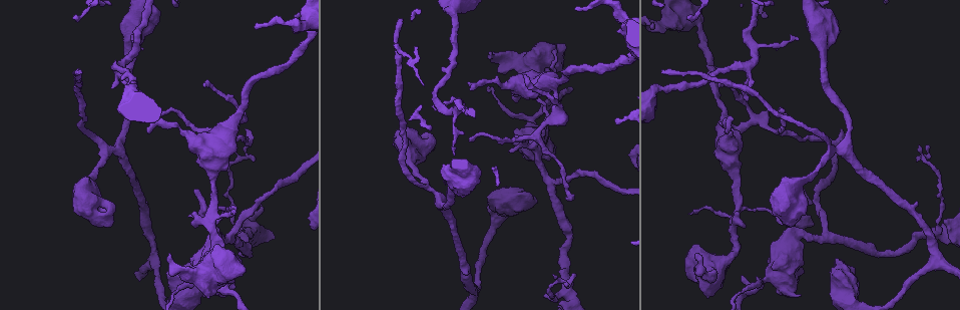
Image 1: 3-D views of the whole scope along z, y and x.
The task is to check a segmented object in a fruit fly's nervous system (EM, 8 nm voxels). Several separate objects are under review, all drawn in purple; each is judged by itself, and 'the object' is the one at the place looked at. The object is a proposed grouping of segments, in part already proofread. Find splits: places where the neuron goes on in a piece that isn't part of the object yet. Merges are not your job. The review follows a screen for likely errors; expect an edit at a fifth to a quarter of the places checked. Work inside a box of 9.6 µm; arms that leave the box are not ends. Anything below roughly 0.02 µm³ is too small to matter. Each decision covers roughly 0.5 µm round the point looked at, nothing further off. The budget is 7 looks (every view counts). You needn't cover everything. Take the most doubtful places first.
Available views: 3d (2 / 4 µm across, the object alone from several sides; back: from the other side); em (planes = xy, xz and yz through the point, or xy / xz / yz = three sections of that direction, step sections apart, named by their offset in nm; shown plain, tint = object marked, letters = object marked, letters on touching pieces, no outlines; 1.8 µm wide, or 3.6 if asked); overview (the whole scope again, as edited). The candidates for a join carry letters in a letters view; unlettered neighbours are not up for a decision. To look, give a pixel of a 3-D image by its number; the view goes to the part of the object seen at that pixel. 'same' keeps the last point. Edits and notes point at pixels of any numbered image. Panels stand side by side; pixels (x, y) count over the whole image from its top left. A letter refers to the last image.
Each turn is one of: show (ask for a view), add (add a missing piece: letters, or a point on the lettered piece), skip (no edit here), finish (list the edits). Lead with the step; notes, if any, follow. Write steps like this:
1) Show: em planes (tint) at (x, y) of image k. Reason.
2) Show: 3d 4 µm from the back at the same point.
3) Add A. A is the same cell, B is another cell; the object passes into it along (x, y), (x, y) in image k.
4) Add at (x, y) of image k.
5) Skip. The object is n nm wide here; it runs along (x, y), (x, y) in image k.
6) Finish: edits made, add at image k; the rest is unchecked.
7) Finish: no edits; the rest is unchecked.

Show: 3d 4 µm at (217, 207) of image 1. Two arms in line, one across.

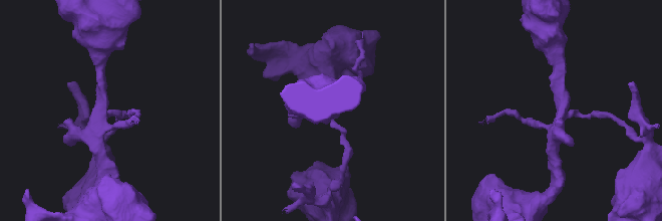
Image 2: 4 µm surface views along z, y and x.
Show: em planes (letters) at (331, 120) of image 2.

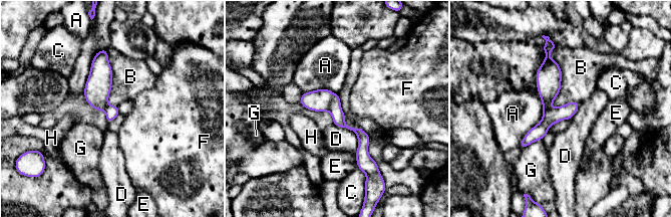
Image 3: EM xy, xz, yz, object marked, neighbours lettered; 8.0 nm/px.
Skip. A, B, C, D, E, F, G and H are other cells; a border runs along (556, 46), (551, 109) in image 3; no lettered piece goes on from it.

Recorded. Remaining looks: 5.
Show: 3d 4 µm at (79, 72) of image 1. Tapers out.

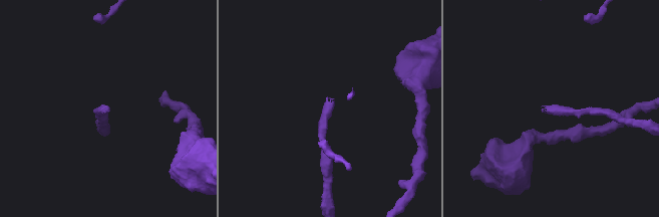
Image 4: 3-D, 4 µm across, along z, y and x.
Show: em planes (letters) at (543, 109) of image 4. Need the tissue.

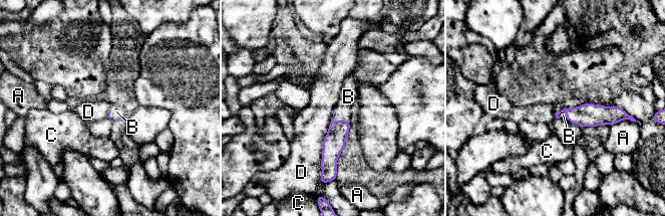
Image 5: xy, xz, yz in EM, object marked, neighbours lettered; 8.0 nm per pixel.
Add at (348, 96) of image 5. B is the same cell, A, C and D are other cells; the object passes into it along (334, 142), (336, 121), (348, 96) in image 5; the neuron continues.

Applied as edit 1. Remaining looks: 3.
Show: overview. Redraw.

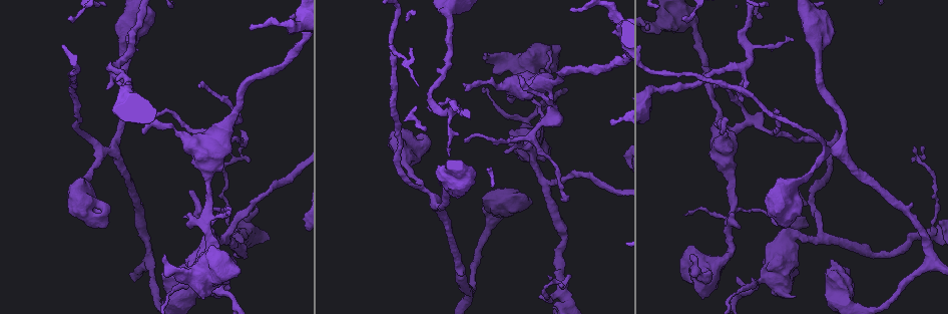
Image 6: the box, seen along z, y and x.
Show: em planes (tint) at (742, 66) of image 6.

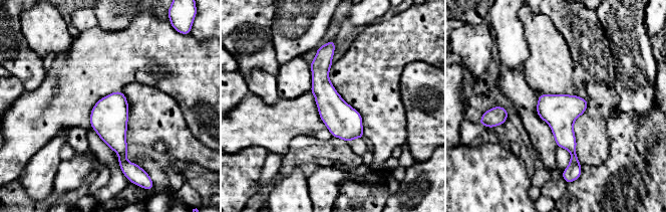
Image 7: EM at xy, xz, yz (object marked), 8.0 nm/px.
Show: em planes (letters) at the same point. What lies round it.

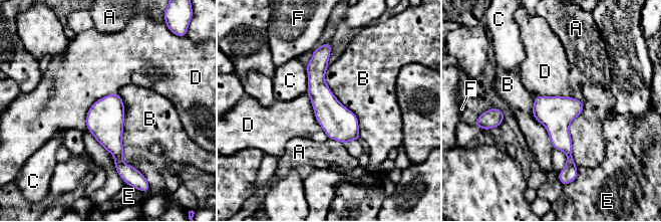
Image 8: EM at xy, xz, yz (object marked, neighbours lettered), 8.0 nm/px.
Skip. The object is 260 nm wide here; A, B, C, D, E and F are other cells; none of them fits.

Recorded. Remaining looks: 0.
Finish: edits made, add at image 5; the rest is unchecked.

